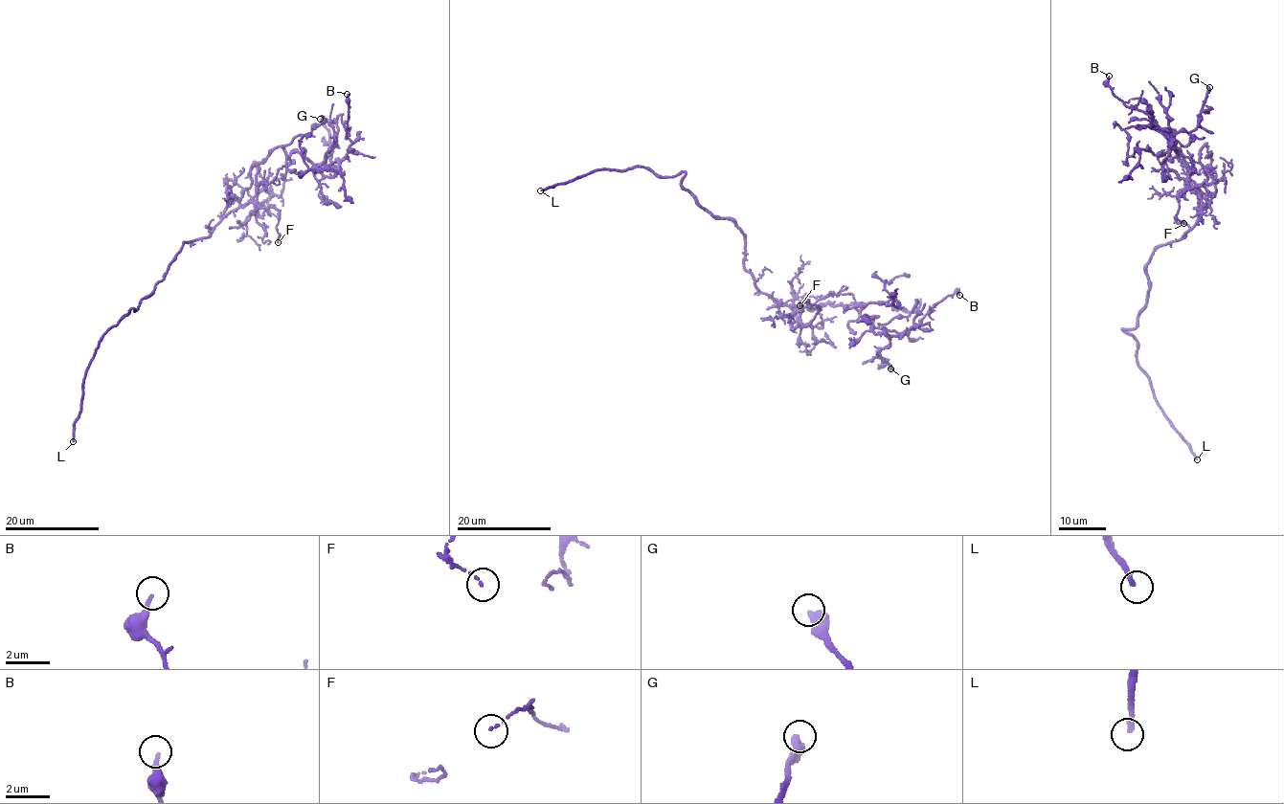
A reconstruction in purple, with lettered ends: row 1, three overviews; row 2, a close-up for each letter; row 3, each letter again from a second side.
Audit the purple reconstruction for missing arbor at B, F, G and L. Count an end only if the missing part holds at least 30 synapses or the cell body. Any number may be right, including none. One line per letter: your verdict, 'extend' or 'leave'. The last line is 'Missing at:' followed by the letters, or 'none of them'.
B: leave
F: leave
G: leave
L: extend
Missing at: L

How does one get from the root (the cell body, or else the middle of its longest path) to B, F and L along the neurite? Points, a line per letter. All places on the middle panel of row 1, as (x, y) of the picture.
B: (753, 279), (788, 306), (863, 304), (875, 334), (915, 328), (932, 307), (959, 295)
F: (753, 279), (759, 291), (802, 310), (790, 317), (792, 328), (817, 314), (808, 301), (799, 305)
L: (753, 279), (742, 234), (701, 206), (683, 187), (684, 171), (603, 168), (540, 190)

